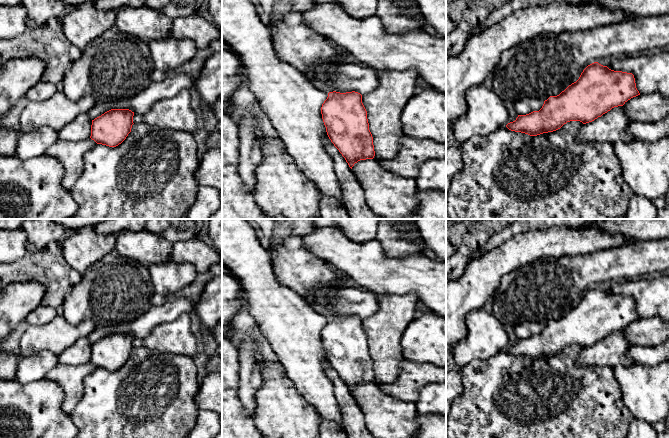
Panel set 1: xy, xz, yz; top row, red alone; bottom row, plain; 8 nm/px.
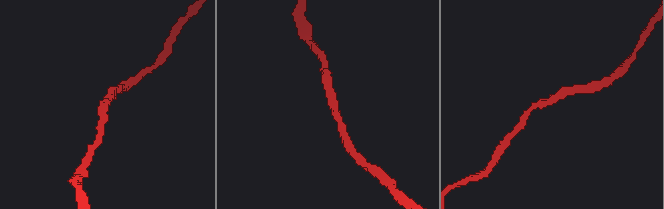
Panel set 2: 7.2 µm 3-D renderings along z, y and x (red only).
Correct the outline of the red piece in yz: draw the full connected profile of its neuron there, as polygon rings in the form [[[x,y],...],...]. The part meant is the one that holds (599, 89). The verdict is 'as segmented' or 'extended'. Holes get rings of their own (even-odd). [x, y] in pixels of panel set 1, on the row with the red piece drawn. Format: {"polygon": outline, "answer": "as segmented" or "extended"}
{"polygon": [[[594,62],[583,70],[576,82],[569,85],[559,95],[550,96],[545,100],[539,111],[518,115],[516,120],[508,123],[506,127],[511,131],[537,136],[556,131],[570,121],[580,121],[583,124],[592,122],[612,108],[623,106],[628,100],[638,95],[640,93],[636,88],[632,73],[614,71]]], "answer": "as segmented"}

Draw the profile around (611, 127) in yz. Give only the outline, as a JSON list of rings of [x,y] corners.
[[[623,106],[614,107],[594,121],[583,124],[576,140],[610,144],[614,144],[617,141],[629,143],[633,141],[631,134],[627,131],[631,122]]]

